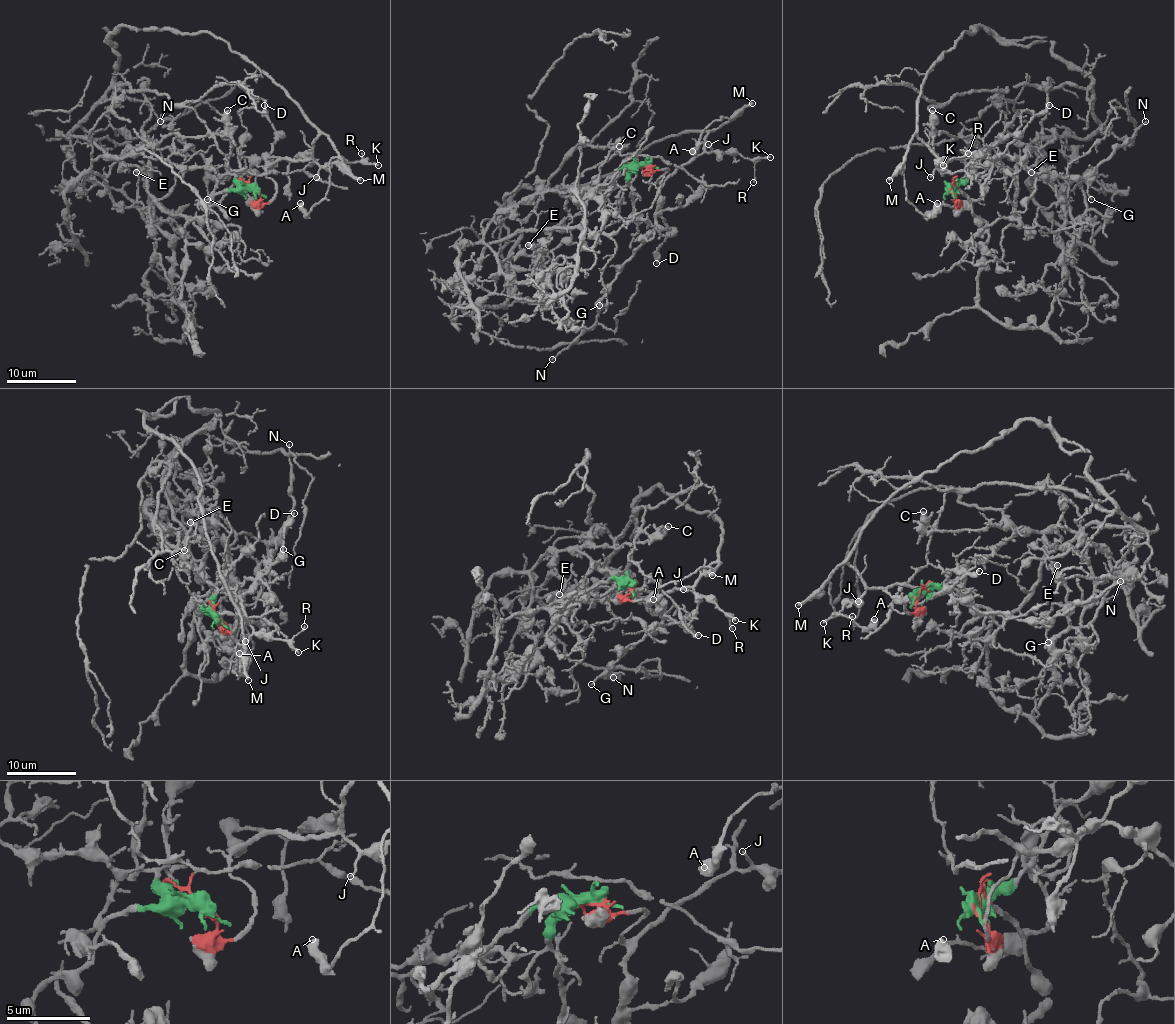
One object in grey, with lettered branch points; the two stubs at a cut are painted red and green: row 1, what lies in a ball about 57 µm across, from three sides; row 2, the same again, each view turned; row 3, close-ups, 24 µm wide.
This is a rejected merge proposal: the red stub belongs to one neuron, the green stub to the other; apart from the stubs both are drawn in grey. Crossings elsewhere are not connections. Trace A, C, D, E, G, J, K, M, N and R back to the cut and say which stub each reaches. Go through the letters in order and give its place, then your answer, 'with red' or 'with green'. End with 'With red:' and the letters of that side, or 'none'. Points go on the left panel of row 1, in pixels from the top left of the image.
A: place (300, 203); with red
C: place (227, 110); with green
D: place (264, 105); with red
E: place (136, 172); with green
G: place (207, 199); with red
J: place (316, 177); with red
K: place (378, 165); with red
M: place (360, 180); with red
N: place (160, 121); with red
R: place (361, 153); with red
With red: A, D, G, J, K, M, N, R

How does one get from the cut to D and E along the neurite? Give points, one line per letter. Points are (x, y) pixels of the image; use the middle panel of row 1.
D: (643, 165), (655, 171), (667, 169), (658, 179), (662, 216), (667, 227), (665, 239), (657, 249), (657, 263)
E: (643, 165), (623, 186), (522, 199), (504, 207), (484, 241), (510, 277), (539, 284), (539, 251), (527, 244)

